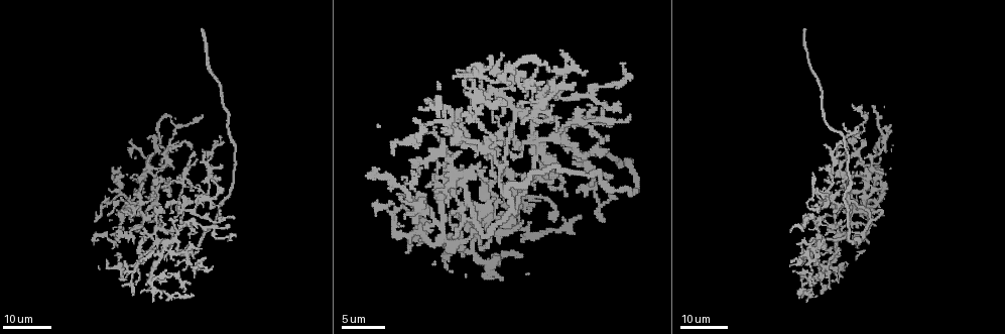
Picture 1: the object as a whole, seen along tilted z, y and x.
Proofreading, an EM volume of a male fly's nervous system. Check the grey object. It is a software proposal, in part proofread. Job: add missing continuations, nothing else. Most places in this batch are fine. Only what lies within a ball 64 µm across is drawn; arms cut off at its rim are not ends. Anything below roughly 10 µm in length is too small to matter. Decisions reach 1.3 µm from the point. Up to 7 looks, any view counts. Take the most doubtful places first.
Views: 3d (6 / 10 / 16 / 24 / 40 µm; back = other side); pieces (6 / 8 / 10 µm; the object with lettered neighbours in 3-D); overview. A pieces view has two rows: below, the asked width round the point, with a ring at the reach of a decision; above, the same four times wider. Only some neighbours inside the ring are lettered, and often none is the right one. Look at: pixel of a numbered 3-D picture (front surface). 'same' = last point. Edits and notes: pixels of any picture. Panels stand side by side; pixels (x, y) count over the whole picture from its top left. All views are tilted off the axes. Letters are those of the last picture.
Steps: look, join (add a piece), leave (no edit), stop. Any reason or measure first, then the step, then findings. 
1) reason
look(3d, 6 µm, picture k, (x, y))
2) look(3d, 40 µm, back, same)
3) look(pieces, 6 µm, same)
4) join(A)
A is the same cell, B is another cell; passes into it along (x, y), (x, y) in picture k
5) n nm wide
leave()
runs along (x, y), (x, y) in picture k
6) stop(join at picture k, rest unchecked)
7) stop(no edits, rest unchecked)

free end
look(3d, 24 µm, picture 1, (579, 217))

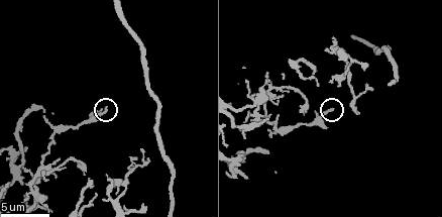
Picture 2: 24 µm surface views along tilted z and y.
look(pieces, 6 µm, picture 2, (108, 107))

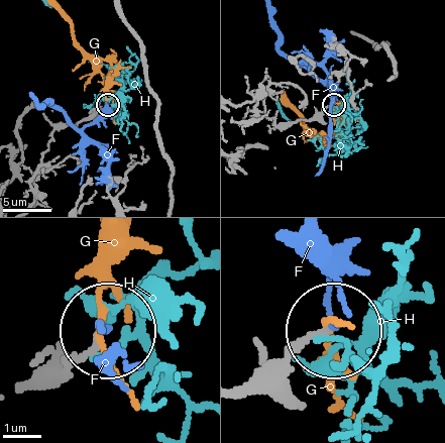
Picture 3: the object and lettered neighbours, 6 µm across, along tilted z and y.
180 nm wide
leave()
F, G and H are other cells; runs along (50, 382), (102, 339) in picture 3; none of them fits

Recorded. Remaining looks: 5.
free end
look(3d, 16 µm, picture 1, (461, 107))

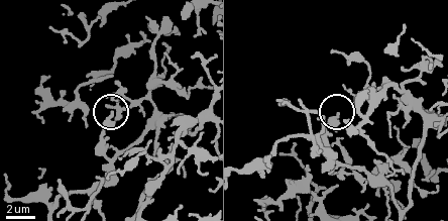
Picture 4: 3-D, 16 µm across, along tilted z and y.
look(pieces, 6 µm, picture 4, (112, 115))

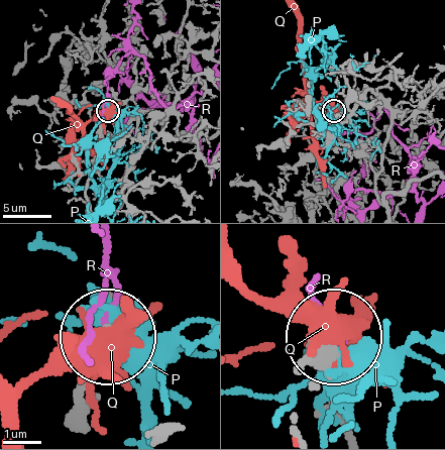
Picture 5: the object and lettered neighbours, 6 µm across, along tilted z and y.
220 nm wide
leave()
P, Q and R are other cells; none of them fits

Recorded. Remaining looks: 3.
branch stops here
look(3d, 16 µm, picture 1, (421, 172))

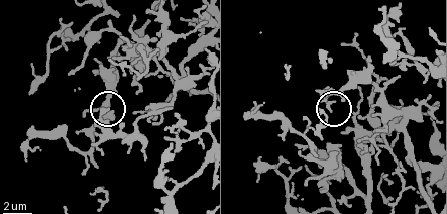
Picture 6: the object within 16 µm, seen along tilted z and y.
see the neighbours
look(pieces, 6 µm, picture 6, (331, 111))

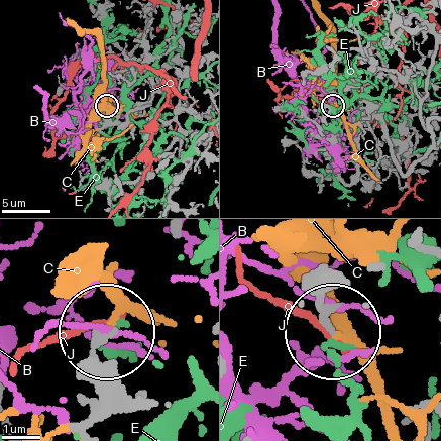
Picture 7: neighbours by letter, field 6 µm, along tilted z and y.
leave()
B, C, E and J are other cells; none of them fits

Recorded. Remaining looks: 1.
stop(no edits, rest unchecked)

